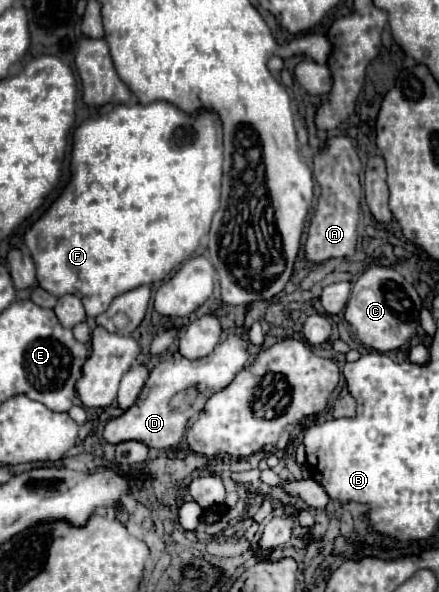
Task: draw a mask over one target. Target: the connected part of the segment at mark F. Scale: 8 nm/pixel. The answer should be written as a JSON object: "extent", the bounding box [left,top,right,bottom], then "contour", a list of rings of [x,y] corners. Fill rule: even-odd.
{"extent":[24,101,222,317],"contour":[[[154,101],[150,105],[140,105],[135,103],[129,105],[117,105],[107,114],[102,114],[94,118],[86,119],[84,123],[80,123],[74,131],[72,137],[72,179],[70,183],[64,187],[62,195],[48,207],[48,211],[42,215],[42,219],[38,219],[34,225],[30,225],[30,229],[24,233],[24,243],[30,249],[30,255],[34,259],[36,265],[36,277],[38,283],[44,291],[52,293],[54,297],[62,297],[66,293],[78,295],[84,303],[86,315],[88,317],[98,317],[102,311],[106,311],[106,307],[112,303],[114,297],[140,287],[140,285],[152,285],[162,281],[174,267],[178,267],[182,261],[186,261],[188,257],[192,257],[192,253],[196,251],[200,237],[208,233],[210,229],[210,221],[212,215],[216,213],[216,209],[220,207],[220,181],[222,181],[222,127],[220,127],[220,119],[214,113],[202,113],[196,117],[180,111],[178,107],[164,103],[164,101]]]}

